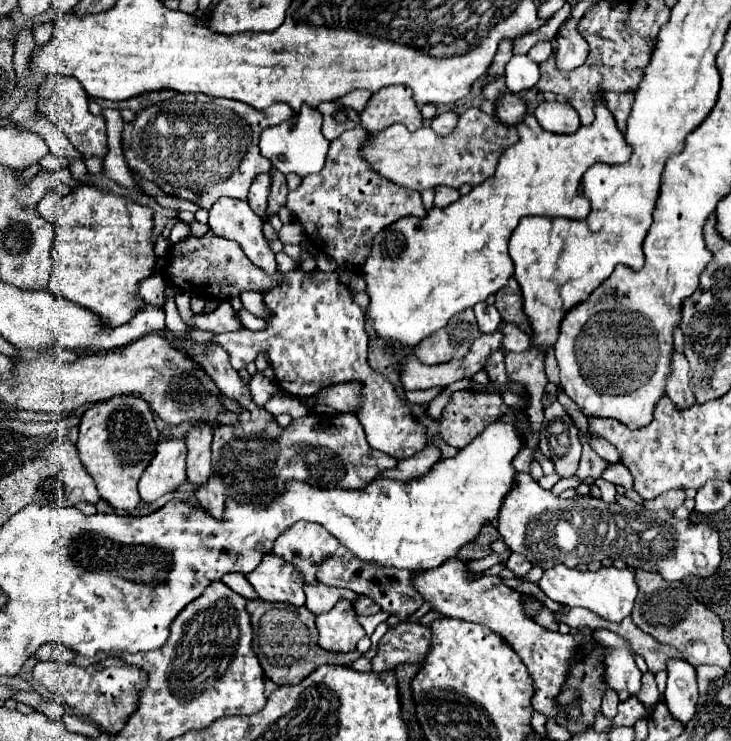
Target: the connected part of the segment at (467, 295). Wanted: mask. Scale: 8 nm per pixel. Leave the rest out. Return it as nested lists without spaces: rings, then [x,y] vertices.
[[[596,106],[596,120],[590,126],[580,126],[572,134],[548,132],[530,114],[518,122],[516,130],[520,138],[500,156],[494,176],[480,186],[474,186],[470,194],[460,196],[460,200],[446,206],[446,210],[432,208],[424,218],[404,216],[384,228],[372,240],[372,248],[362,266],[362,278],[370,296],[366,316],[376,336],[380,336],[384,342],[414,348],[420,344],[420,340],[444,328],[452,316],[466,308],[474,308],[474,304],[484,302],[490,294],[506,286],[508,278],[514,274],[514,264],[508,254],[508,240],[512,230],[518,226],[518,220],[528,214],[586,218],[590,204],[580,194],[582,174],[596,162],[624,164],[630,156],[630,146],[616,128],[616,122],[606,106]]]

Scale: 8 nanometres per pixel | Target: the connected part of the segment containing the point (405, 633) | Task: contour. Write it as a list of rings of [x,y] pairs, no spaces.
[[[420,622],[396,624],[378,642],[376,656],[372,658],[372,672],[392,670],[398,664],[418,664],[424,660],[430,644],[430,630]]]

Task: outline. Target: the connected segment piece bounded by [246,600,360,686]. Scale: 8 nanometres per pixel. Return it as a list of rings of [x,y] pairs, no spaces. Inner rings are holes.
[[[248,600],[246,610],[252,618],[252,630],[254,630],[254,652],[264,668],[264,674],[276,682],[282,684],[298,684],[304,680],[312,670],[316,670],[322,664],[350,664],[354,662],[360,652],[352,650],[344,654],[344,660],[340,660],[342,654],[338,654],[336,660],[332,660],[332,652],[324,652],[316,642],[316,626],[314,626],[314,614],[304,606],[292,606],[292,604],[280,604],[280,602],[262,602],[262,600]]]

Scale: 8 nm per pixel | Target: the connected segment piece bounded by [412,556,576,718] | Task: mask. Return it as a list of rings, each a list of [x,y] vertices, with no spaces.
[[[454,556],[438,568],[416,572],[412,584],[416,584],[416,590],[422,594],[426,604],[430,604],[432,610],[440,612],[442,616],[476,622],[502,636],[514,648],[514,652],[520,656],[520,660],[524,662],[524,666],[532,676],[534,710],[542,712],[546,718],[554,718],[558,710],[556,694],[560,692],[564,678],[568,676],[568,660],[576,650],[574,636],[546,630],[534,620],[528,620],[528,616],[524,616],[524,604],[520,604],[520,592],[506,586],[500,576],[486,576],[486,574],[476,574],[476,578],[470,576],[472,572],[468,570],[468,564],[458,556]]]

